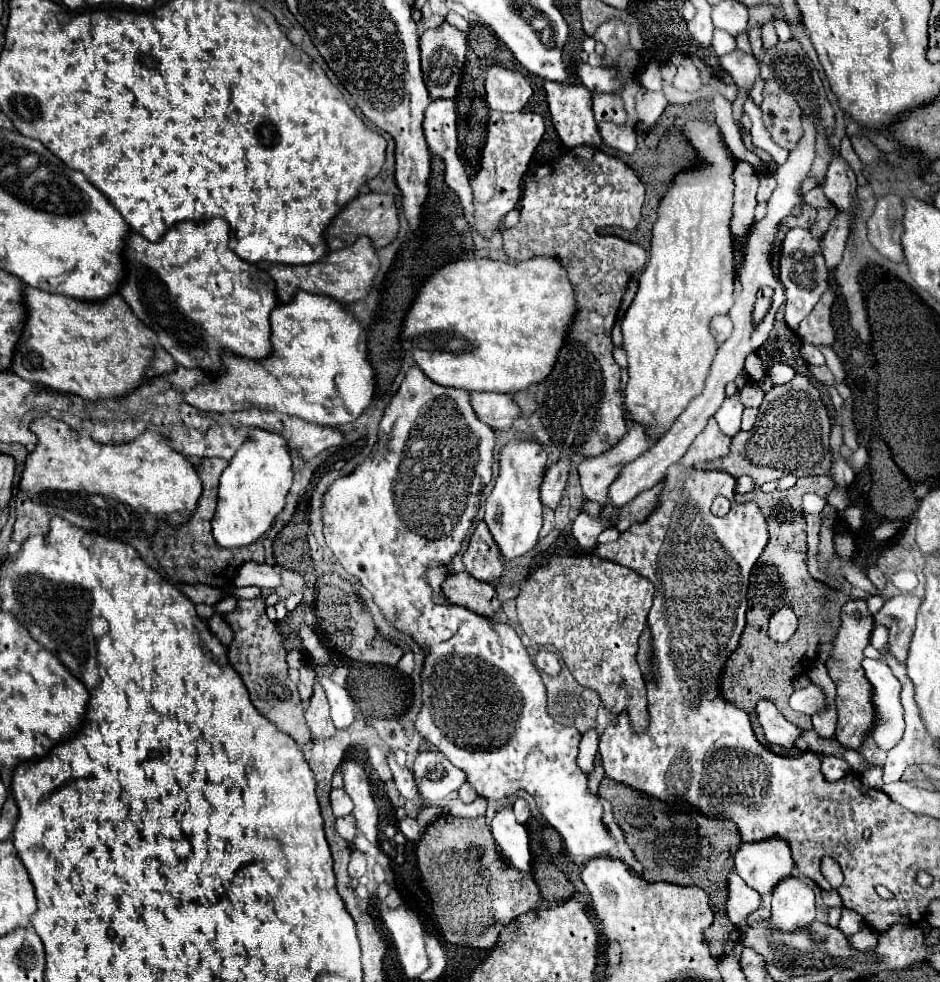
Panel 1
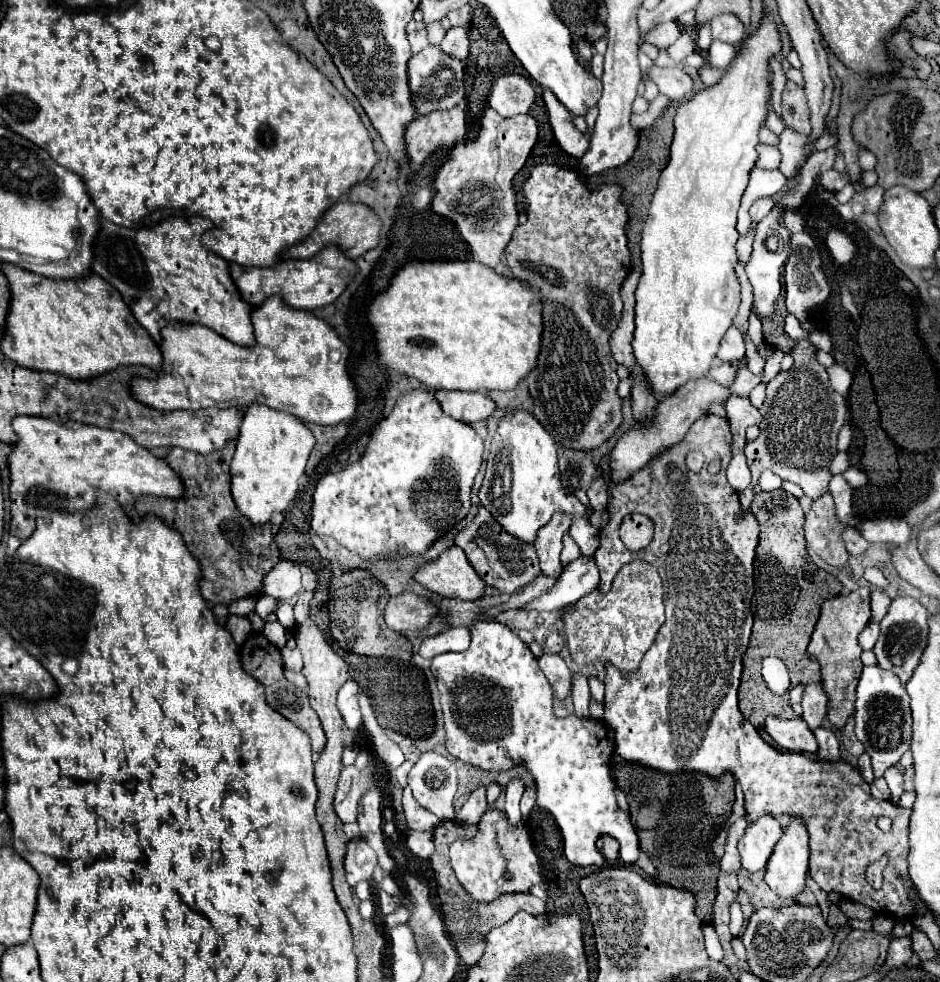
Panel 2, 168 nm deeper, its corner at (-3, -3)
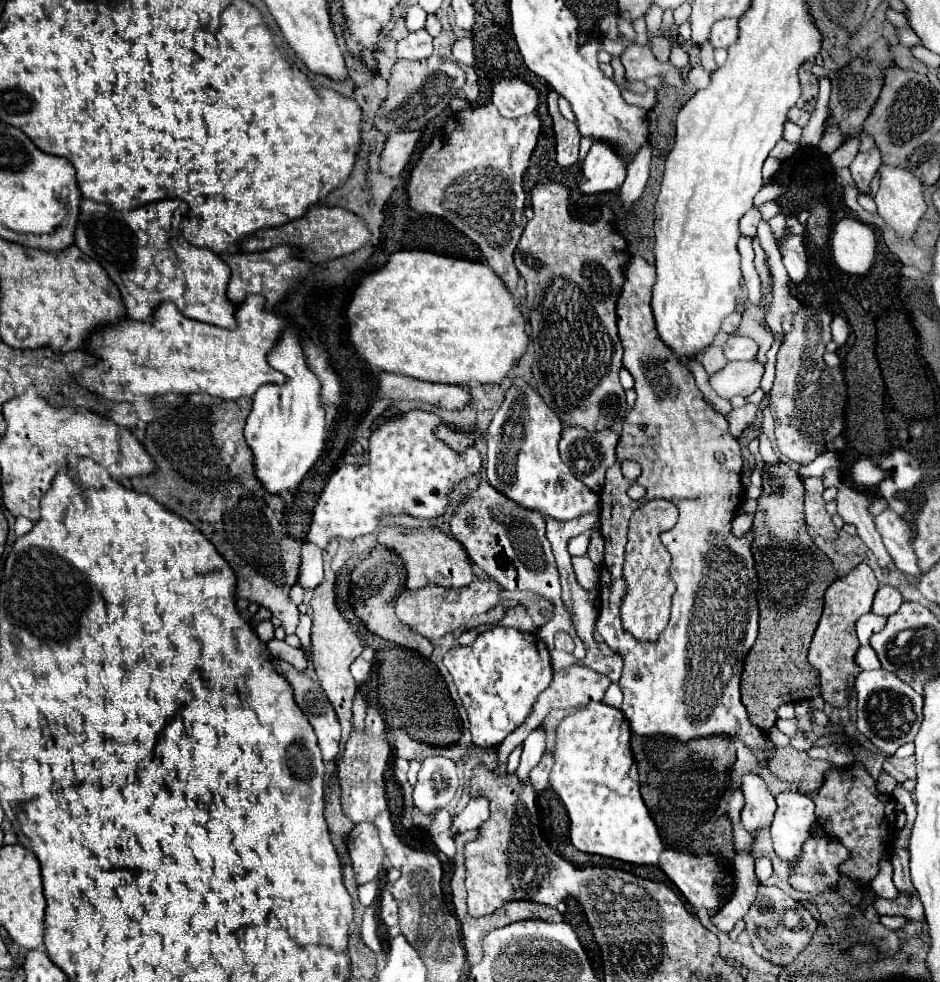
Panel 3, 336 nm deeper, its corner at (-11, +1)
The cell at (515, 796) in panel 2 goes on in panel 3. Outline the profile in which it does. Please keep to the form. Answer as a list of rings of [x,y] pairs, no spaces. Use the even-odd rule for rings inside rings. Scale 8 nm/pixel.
[[[538,727],[534,729],[526,741],[524,741],[524,751],[522,751],[522,759],[520,765],[516,769],[516,777],[520,781],[528,781],[528,775],[532,771],[532,767],[536,767],[536,763],[540,763],[542,755],[544,755],[544,731]]]

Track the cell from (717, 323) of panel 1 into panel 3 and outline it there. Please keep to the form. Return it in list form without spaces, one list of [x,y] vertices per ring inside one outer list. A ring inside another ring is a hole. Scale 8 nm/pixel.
[[[728,335],[726,343],[724,343],[724,355],[734,361],[734,359],[754,359],[758,353],[758,345],[754,339],[746,337],[746,335]]]

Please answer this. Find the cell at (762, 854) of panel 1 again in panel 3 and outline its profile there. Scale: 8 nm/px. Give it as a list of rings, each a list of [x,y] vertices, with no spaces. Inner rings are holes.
[[[744,775],[742,781],[742,793],[746,799],[746,807],[742,809],[742,825],[750,833],[768,831],[776,813],[776,799],[770,795],[762,777]]]

